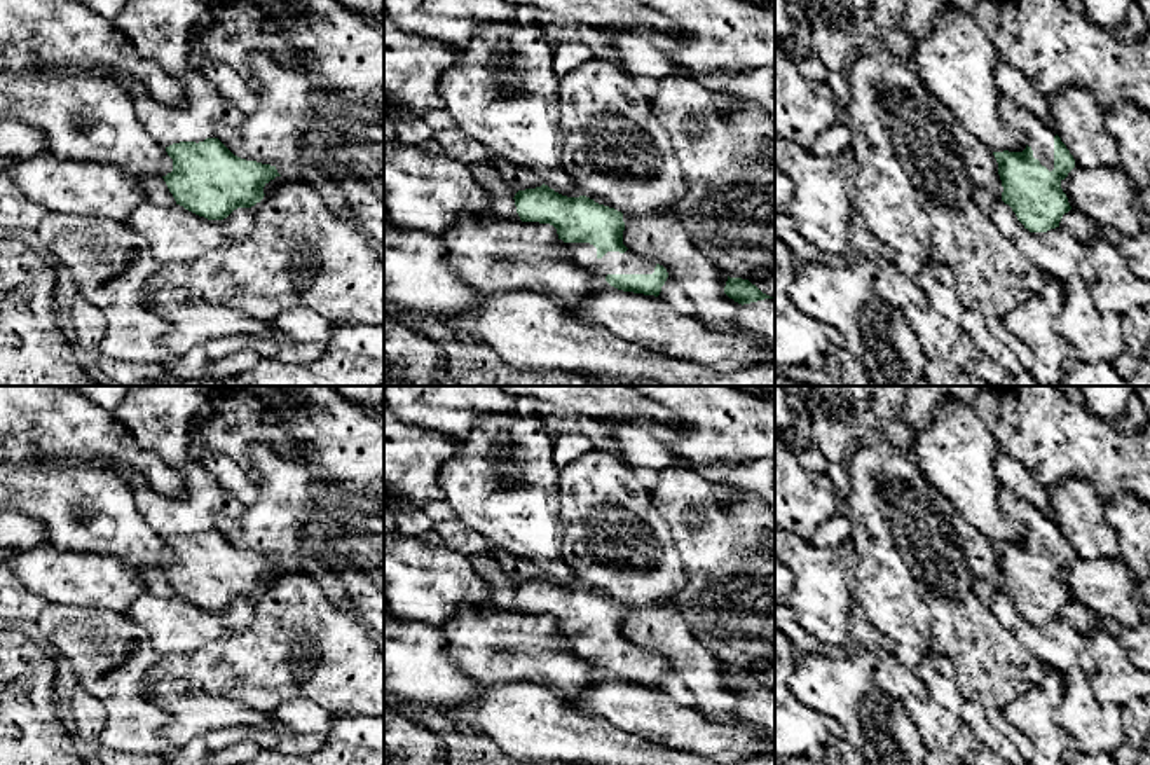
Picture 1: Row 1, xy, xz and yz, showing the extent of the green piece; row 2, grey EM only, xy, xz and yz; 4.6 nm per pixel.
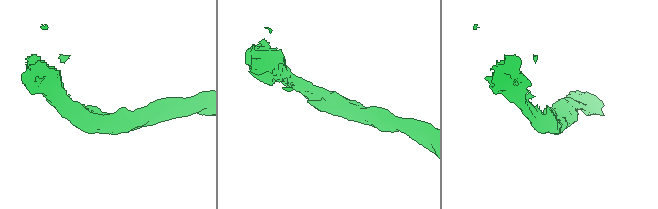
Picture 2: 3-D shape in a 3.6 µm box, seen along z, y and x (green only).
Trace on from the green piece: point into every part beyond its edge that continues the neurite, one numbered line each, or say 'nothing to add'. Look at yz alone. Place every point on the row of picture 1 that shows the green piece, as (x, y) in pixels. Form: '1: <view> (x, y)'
1: yz (1039, 137)

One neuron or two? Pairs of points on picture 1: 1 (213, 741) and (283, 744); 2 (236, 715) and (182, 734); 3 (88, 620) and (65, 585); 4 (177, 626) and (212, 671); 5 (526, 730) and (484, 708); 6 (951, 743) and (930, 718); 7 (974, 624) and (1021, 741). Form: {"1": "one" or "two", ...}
{"1": "one", "2": "one", "3": "two", "4": "two", "5": "one", "6": "one", "7": "two"}

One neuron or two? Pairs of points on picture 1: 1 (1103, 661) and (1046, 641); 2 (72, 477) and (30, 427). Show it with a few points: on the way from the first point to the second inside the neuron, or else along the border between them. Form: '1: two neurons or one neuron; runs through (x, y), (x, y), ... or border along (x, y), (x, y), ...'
1: two neurons; border along (1082, 634), (1095, 666), (1091, 675)
2: two neurons; border along (18, 461), (77, 460), (100, 468)

